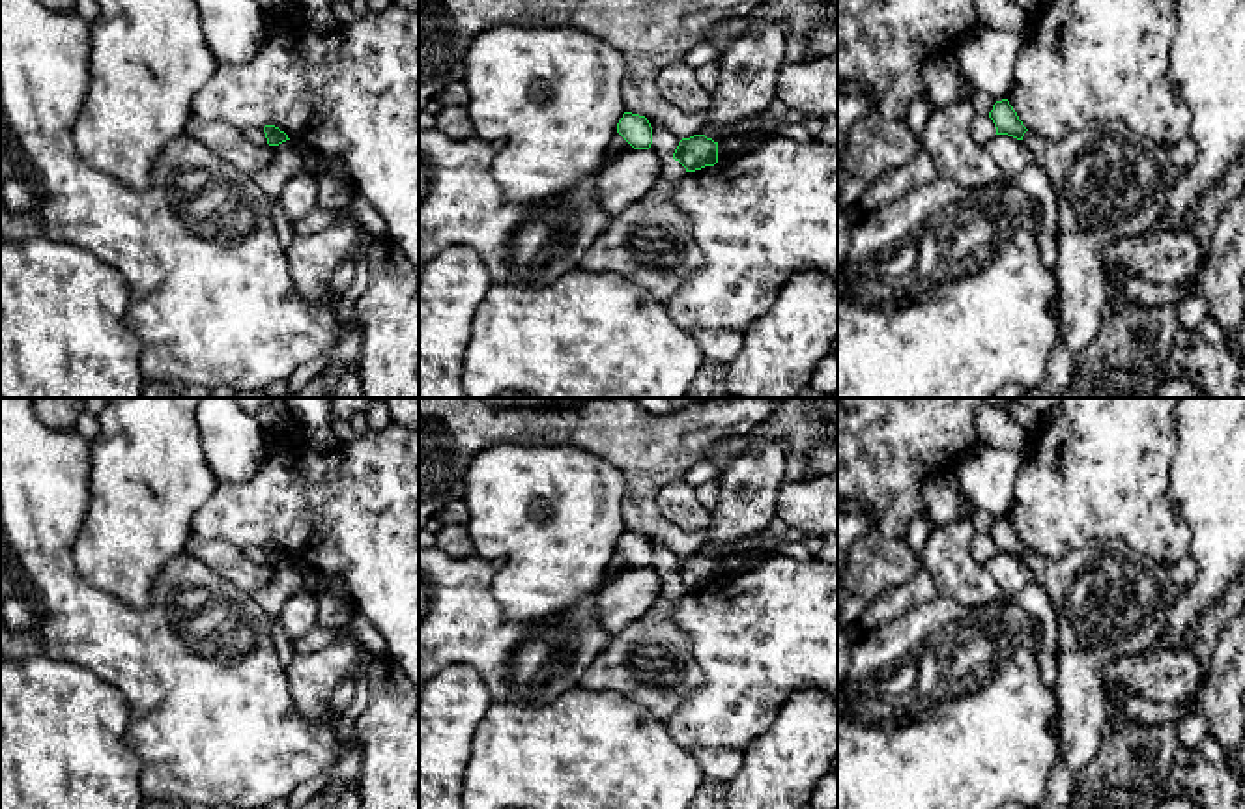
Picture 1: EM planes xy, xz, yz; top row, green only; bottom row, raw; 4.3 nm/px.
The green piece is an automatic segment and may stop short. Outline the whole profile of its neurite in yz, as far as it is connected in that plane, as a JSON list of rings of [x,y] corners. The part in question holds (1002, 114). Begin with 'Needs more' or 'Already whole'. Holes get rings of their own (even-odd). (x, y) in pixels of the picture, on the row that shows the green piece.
Already whole. [[[1008,99],[996,101],[989,112],[989,118],[996,127],[996,135],[1008,135],[1023,140],[1024,133],[1028,131]]]

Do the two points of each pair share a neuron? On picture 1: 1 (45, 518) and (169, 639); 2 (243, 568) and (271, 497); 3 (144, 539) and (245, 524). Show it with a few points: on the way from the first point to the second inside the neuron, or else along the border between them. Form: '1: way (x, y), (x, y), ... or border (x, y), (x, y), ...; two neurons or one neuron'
1: way (45, 559), (122, 639), (128, 639); one neuron
2: border (202, 539), (228, 540), (243, 552); two neurons
3: border (212, 492), (193, 516), (189, 533); two neurons

